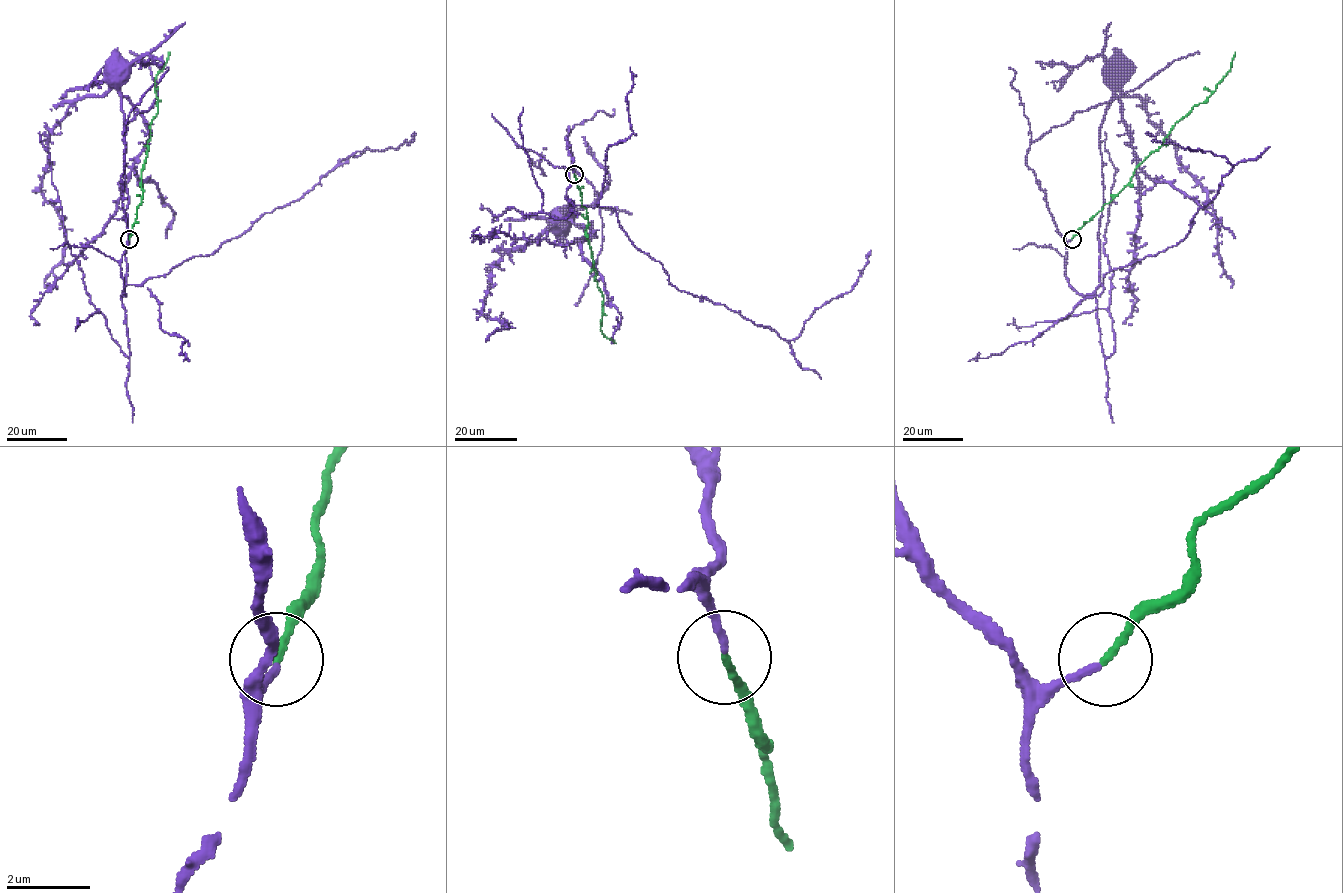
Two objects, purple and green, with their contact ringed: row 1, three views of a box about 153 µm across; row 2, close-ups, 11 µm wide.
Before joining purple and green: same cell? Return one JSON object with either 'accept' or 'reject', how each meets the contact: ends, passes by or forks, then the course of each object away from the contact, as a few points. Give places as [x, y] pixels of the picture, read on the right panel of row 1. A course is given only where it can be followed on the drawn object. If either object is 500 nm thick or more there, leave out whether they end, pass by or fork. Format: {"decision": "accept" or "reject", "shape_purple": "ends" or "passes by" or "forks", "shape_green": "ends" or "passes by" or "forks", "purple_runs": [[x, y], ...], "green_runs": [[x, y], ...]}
{"decision": "accept", "shape_purple": "ends", "shape_green": "ends", "purple_runs": [[1071, 239], [1066, 244], [1065, 276], [1078, 293], [1091, 294], [1100, 284], [1099, 127], [1112, 95], [1109, 80]], "green_runs": [[1072, 239], [1129, 184], [1135, 169], [1163, 144], [1175, 124], [1214, 91], [1231, 69], [1235, 52]]}

